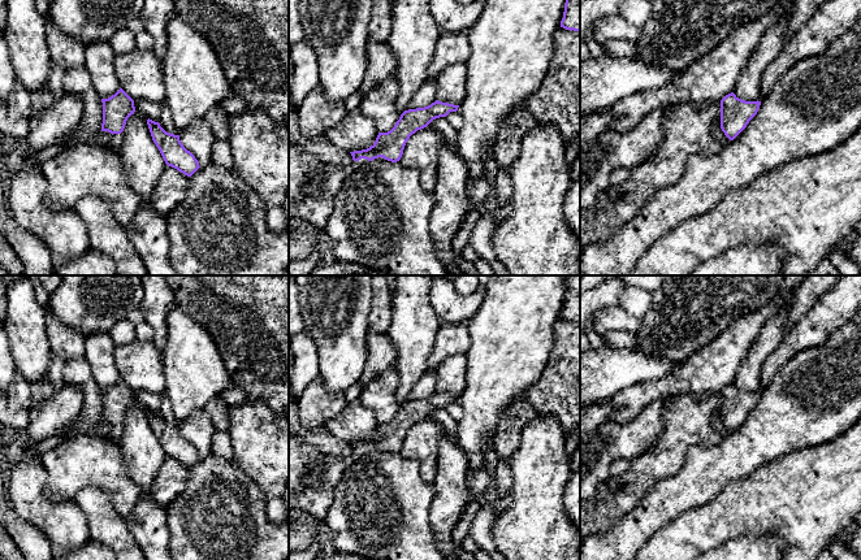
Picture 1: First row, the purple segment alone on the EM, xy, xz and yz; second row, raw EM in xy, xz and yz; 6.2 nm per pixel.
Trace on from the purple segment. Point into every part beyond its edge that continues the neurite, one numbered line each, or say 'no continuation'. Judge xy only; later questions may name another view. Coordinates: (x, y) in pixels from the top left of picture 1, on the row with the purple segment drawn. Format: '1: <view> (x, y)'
no continuation

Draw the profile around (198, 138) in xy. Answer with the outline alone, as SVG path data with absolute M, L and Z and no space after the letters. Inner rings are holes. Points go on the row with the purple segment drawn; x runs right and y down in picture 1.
M204 118L194 120L185 130L181 130L178 135L183 147L195 156L200 168L211 162L216 138Z

